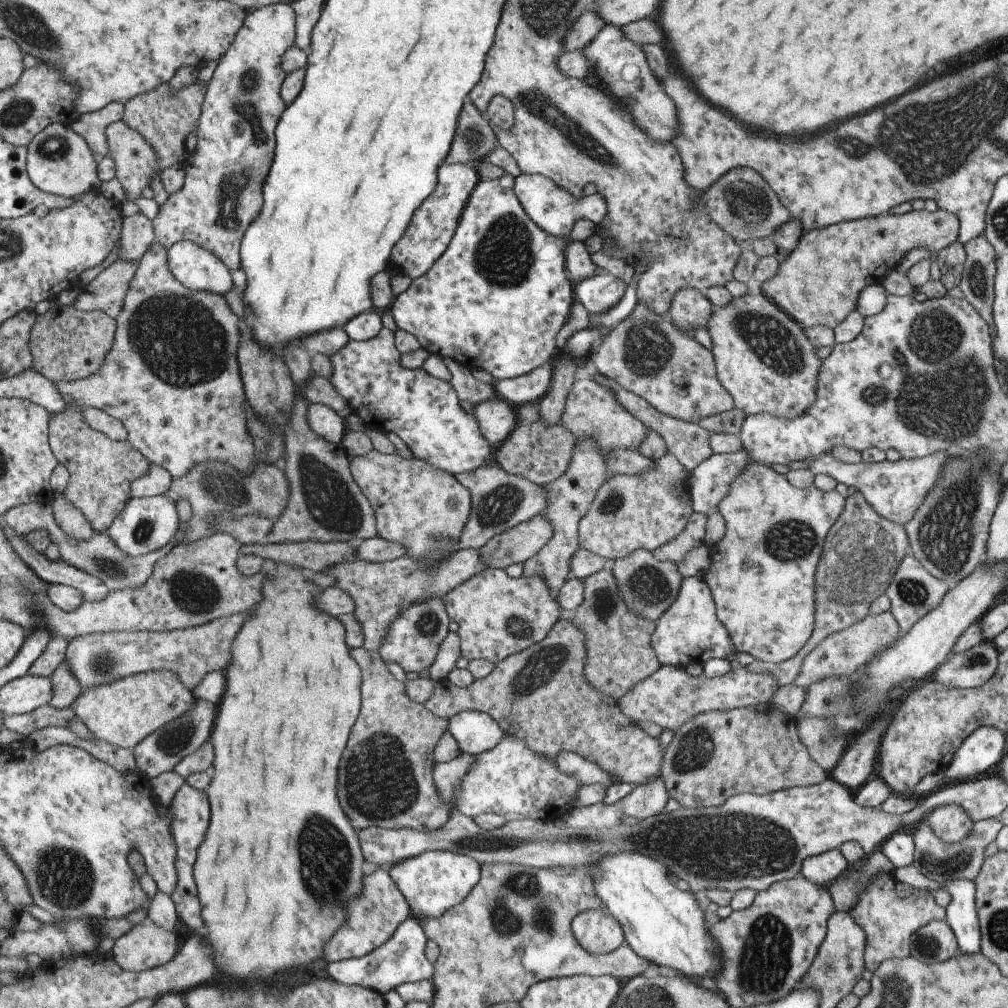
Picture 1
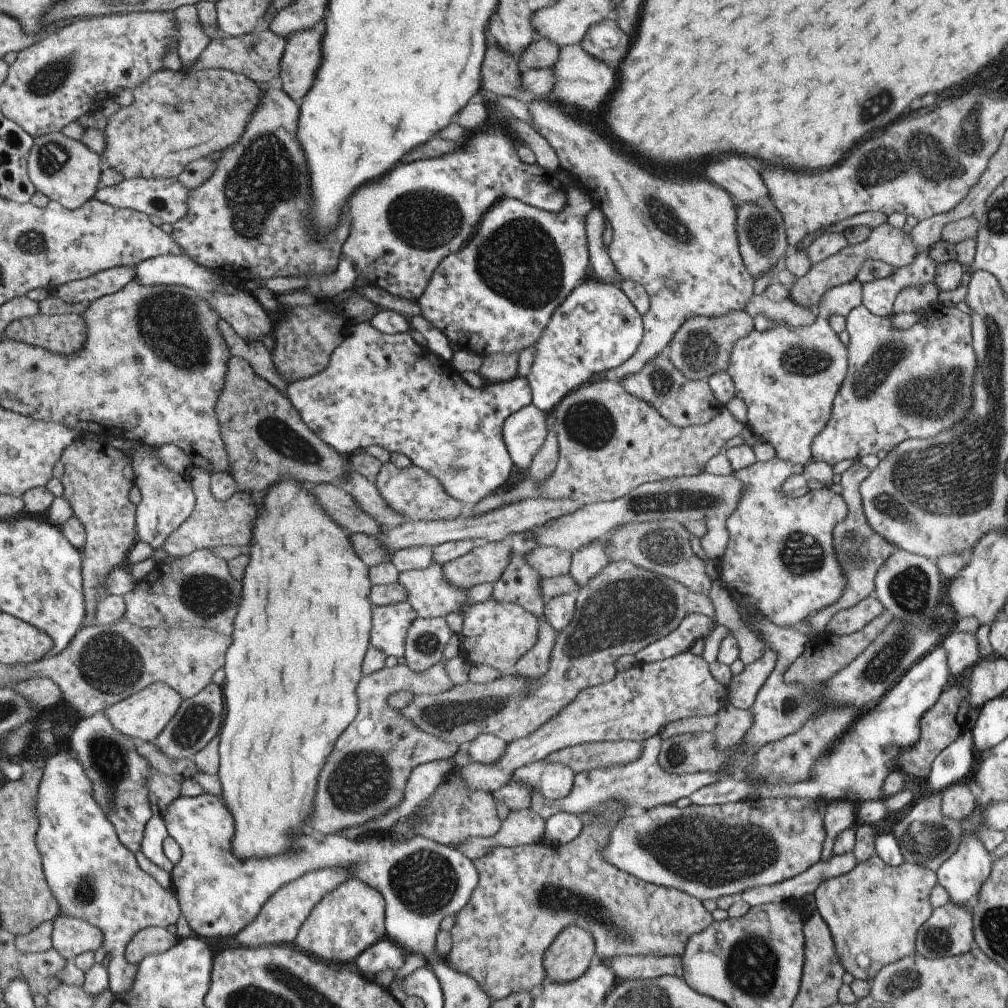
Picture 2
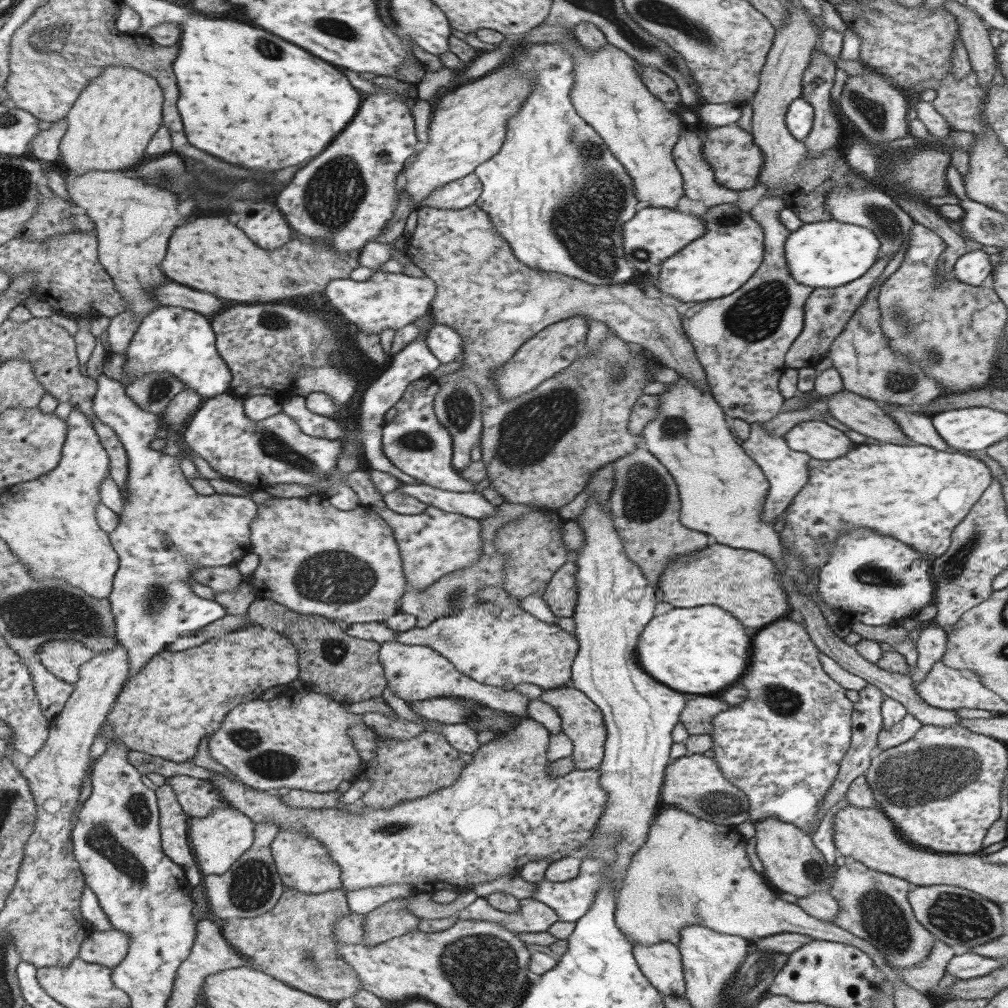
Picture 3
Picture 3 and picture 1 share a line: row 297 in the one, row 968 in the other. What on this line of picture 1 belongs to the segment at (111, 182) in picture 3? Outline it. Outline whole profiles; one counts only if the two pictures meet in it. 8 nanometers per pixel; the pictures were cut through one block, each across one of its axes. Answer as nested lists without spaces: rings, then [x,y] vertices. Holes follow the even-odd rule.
[[[145,917],[115,938],[108,955],[119,968],[138,973],[169,962],[175,950],[175,933],[166,931]]]

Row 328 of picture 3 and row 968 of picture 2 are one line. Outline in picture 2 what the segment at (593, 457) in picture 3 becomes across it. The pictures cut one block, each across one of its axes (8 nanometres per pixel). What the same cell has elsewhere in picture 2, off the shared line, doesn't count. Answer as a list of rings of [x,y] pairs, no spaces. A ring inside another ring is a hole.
[[[589,824],[579,831],[573,841],[562,845],[544,841],[516,847],[499,845],[475,860],[478,883],[465,906],[457,912],[449,931],[452,946],[445,956],[447,964],[475,980],[491,1002],[511,993],[528,993],[545,978],[542,967],[544,950],[561,929],[575,925],[592,935],[594,960],[607,965],[617,982],[652,979],[661,975],[682,978],[680,956],[686,942],[711,924],[712,913],[705,910],[695,897],[680,890],[643,882],[605,862],[600,850],[609,840],[610,829],[607,825]]]

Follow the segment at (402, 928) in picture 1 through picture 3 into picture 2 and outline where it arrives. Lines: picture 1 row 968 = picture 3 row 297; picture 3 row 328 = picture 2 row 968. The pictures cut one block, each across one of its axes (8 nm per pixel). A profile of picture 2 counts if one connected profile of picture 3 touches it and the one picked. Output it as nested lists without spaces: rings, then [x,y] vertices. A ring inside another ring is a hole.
[[[383,938],[360,952],[354,961],[359,972],[377,974],[379,970],[391,968],[396,973],[406,955],[407,953],[395,945],[393,940],[389,941],[387,938]]]

